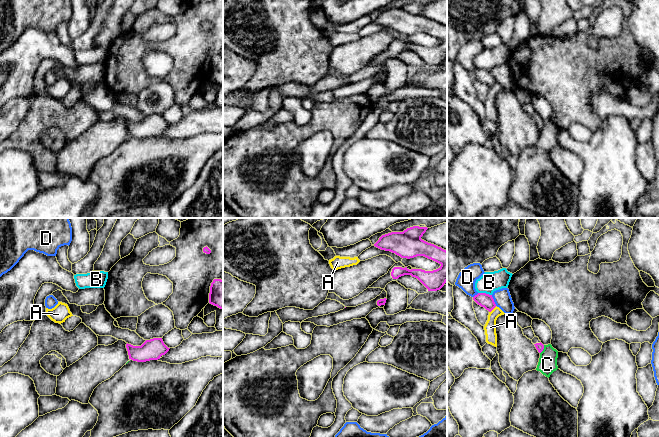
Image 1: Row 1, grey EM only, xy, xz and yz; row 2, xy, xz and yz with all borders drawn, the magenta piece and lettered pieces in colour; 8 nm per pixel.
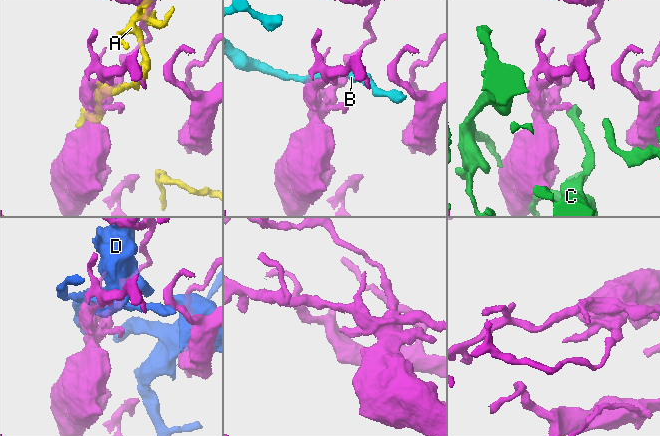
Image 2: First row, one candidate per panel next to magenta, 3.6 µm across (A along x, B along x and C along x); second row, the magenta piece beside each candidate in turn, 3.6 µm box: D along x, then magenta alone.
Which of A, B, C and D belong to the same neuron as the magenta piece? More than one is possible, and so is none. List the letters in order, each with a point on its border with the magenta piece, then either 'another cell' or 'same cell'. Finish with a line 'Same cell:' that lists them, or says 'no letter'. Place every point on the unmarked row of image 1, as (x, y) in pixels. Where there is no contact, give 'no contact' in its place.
A: meets magenta in yz at (492, 85); another cell
B: meets magenta in yz at (485, 69); another cell
C: meets magenta in yz at (543, 124); another cell
D: meets magenta in yz at (493, 76); another cell
Same cell: no letter

